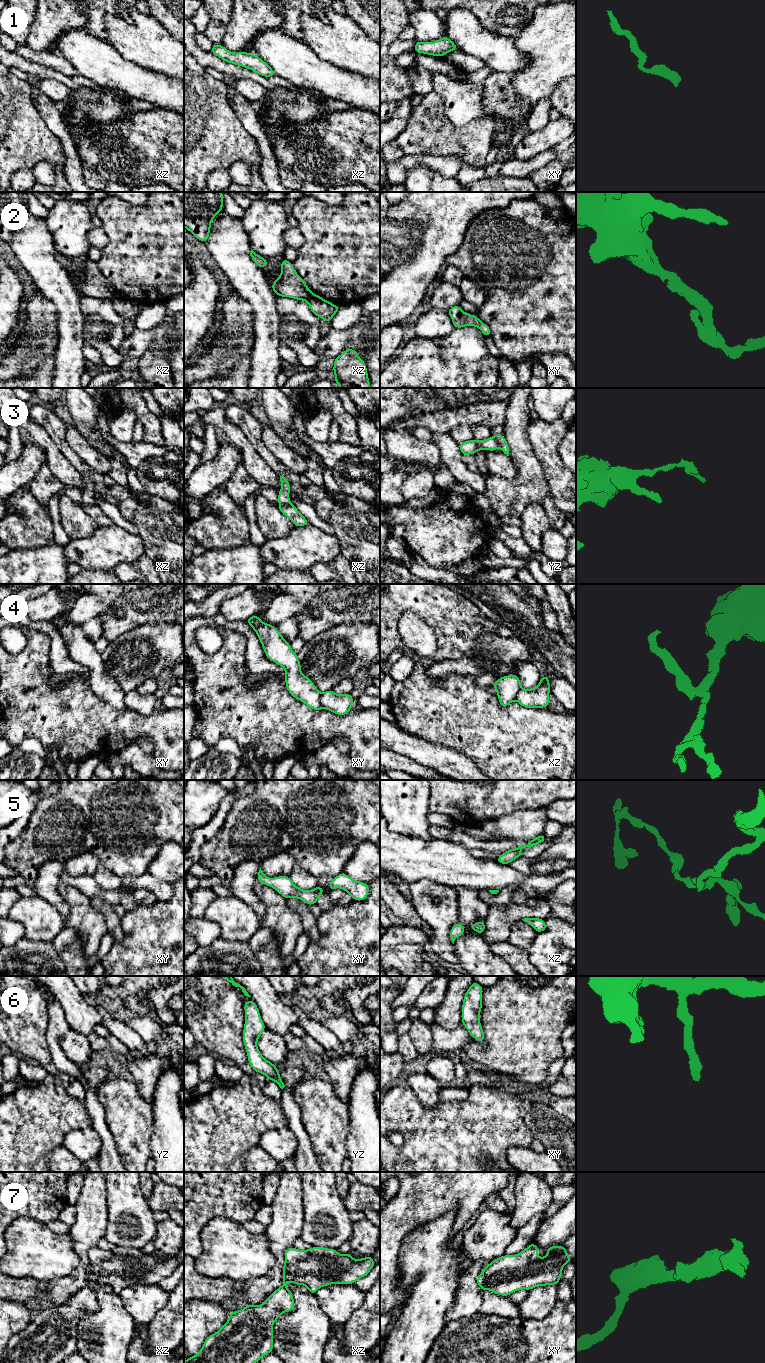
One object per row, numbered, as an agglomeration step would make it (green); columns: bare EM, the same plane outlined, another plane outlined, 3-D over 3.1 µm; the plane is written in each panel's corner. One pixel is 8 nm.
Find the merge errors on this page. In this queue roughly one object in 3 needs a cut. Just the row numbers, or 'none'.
3, 4

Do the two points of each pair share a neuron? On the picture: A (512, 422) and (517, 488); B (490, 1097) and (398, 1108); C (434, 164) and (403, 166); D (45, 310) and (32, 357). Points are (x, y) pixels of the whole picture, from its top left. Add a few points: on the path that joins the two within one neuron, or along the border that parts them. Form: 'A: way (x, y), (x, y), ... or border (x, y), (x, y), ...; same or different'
A: way (516, 438), (522, 456), (522, 472); same
B: way (467, 1115), (421, 1115); same
C: way (426, 161), (411, 161); same
D: way (40, 322), (38, 335), (32, 341), (32, 345); same

